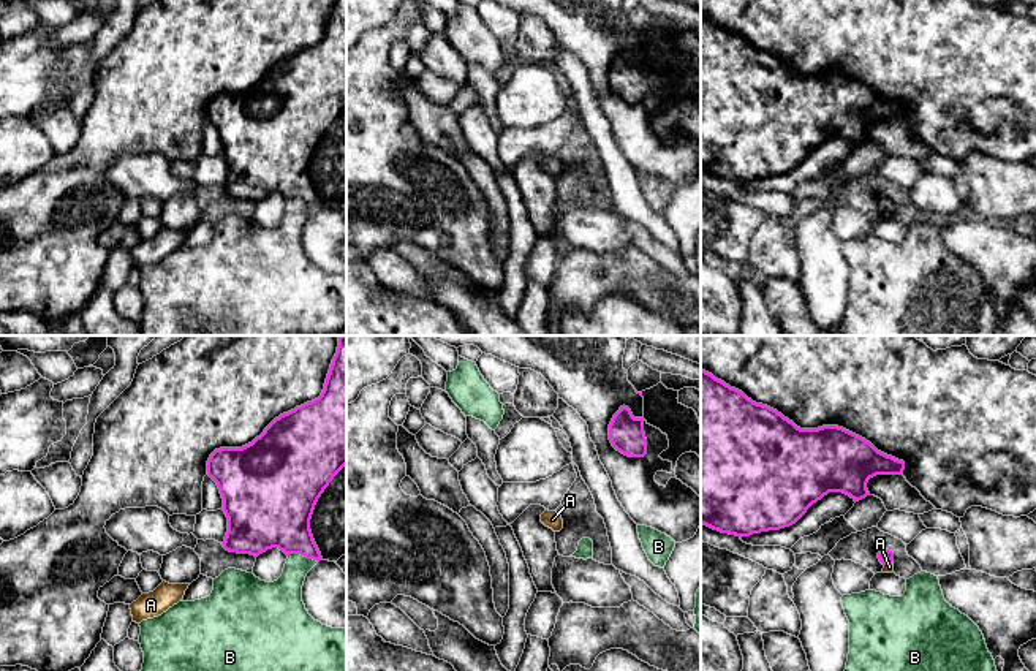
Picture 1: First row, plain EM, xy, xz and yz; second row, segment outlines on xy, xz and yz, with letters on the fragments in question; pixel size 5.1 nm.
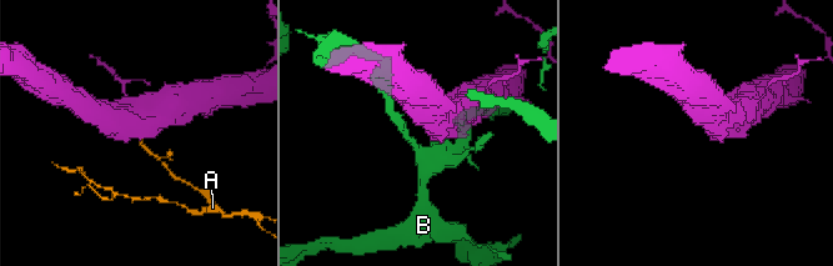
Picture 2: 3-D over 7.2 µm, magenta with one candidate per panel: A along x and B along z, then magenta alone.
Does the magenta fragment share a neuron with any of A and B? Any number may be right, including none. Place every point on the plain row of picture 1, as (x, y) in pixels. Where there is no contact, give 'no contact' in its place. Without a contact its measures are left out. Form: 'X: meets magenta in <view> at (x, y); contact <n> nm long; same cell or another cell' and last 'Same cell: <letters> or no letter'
A: meets magenta in yz at (888, 208); contact 50 nm long; same cell
B: meets magenta in xy at (302, 200); contact 160 nm long; another cell
Same cell: A

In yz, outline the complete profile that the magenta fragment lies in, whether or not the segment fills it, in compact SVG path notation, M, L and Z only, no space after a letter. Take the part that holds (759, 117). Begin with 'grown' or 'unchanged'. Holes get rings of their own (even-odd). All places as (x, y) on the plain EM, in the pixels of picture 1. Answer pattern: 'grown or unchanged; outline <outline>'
unchanged; outline M701 14L701 169L740 184L780 176L796 169L829 138L843 138L859 147L870 141L870 123L902 120L903 116L903 106L878 97L865 84L838 71L800 74L777 55L753 47L742 36Z

